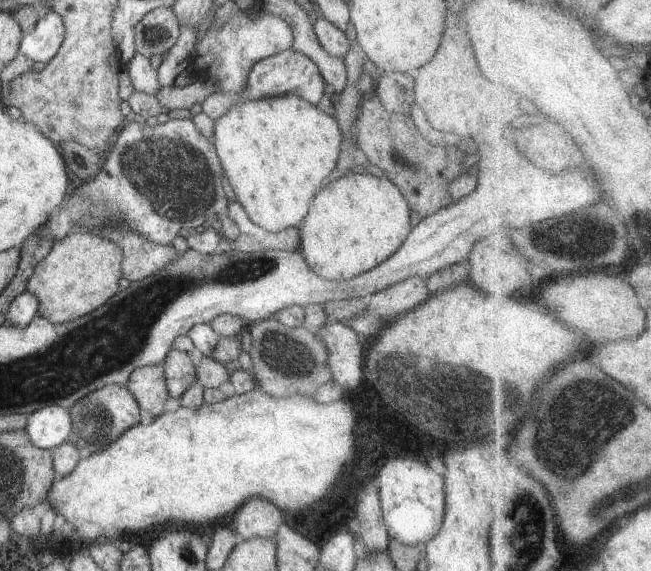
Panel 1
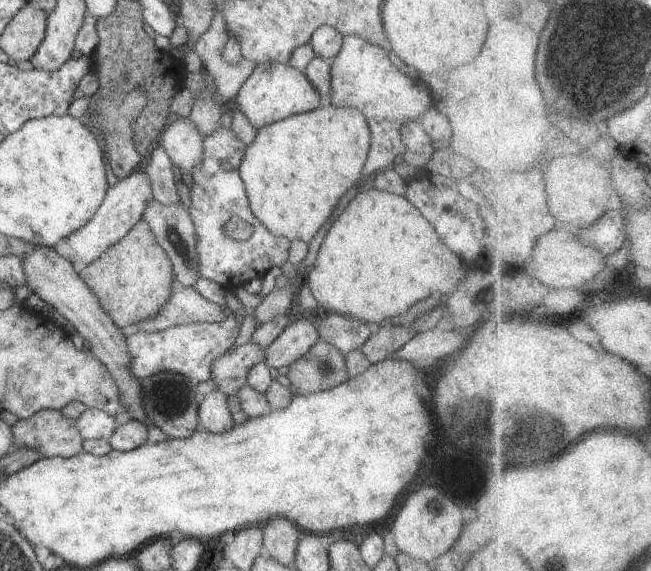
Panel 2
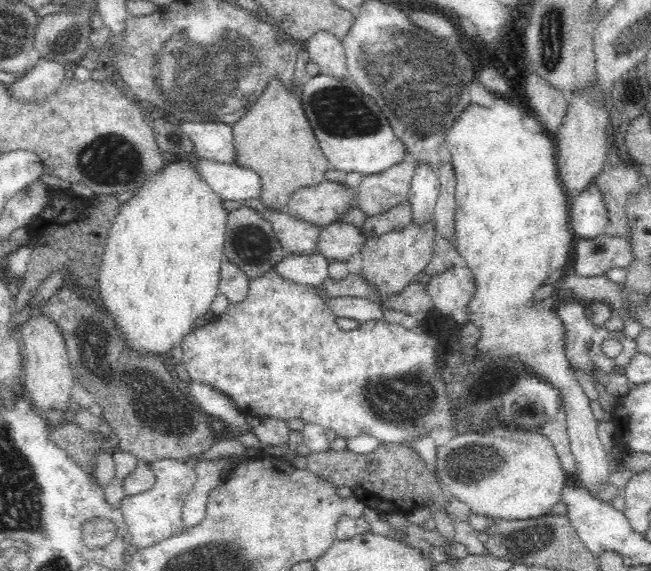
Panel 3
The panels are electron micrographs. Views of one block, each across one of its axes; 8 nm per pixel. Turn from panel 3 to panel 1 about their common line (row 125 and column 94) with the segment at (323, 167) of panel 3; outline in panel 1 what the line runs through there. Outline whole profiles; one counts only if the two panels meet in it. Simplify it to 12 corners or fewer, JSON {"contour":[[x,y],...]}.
{"contour":[[72,228],[26,291],[62,324],[119,291],[122,248]]}

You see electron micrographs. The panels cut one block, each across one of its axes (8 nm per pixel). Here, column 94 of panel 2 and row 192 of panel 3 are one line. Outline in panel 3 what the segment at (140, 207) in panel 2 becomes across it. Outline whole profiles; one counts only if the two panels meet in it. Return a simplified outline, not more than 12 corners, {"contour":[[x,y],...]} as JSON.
{"contour":[[198,158],[200,179],[222,201],[260,196],[248,168]]}

